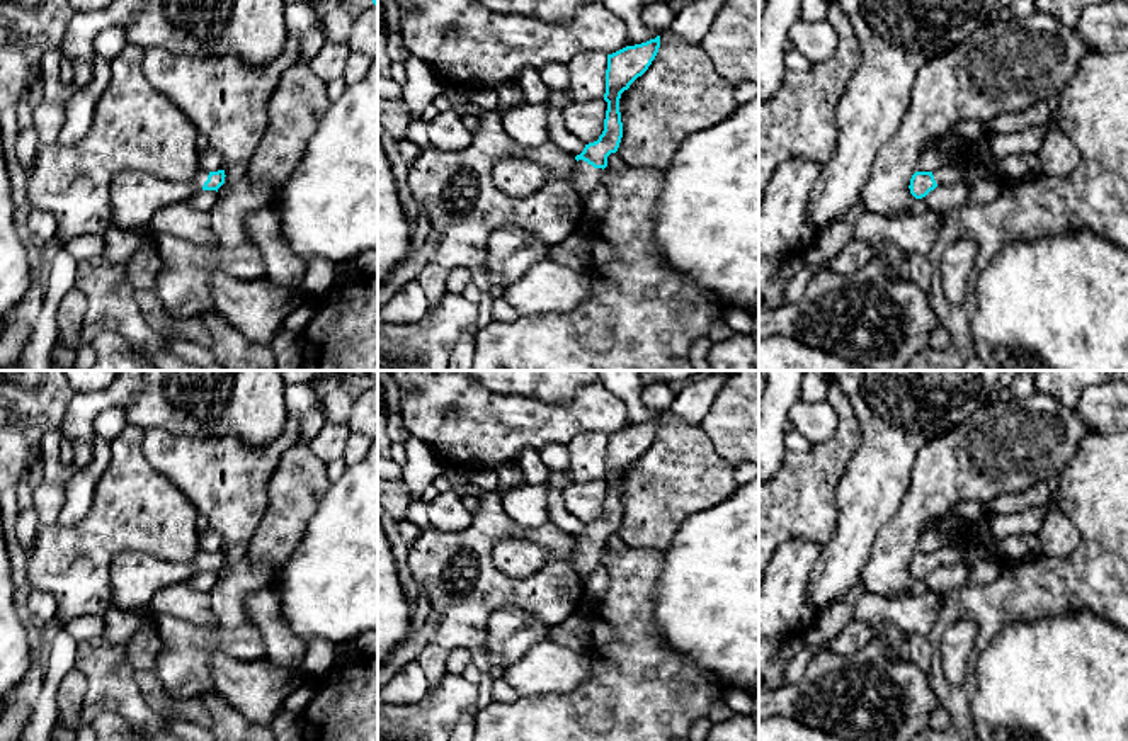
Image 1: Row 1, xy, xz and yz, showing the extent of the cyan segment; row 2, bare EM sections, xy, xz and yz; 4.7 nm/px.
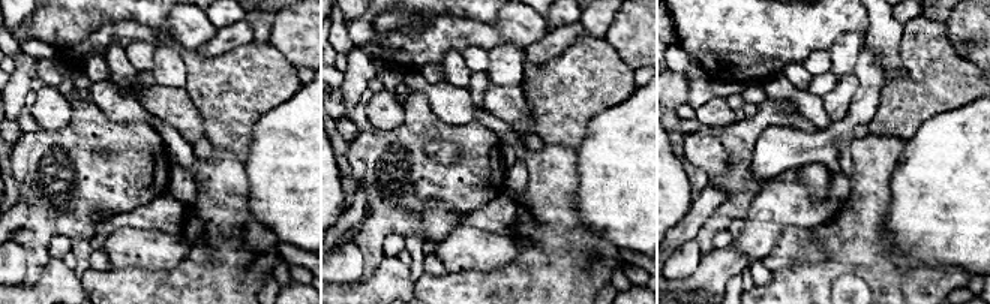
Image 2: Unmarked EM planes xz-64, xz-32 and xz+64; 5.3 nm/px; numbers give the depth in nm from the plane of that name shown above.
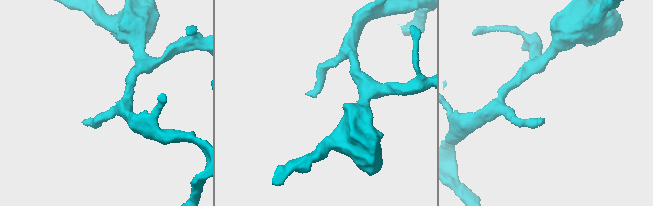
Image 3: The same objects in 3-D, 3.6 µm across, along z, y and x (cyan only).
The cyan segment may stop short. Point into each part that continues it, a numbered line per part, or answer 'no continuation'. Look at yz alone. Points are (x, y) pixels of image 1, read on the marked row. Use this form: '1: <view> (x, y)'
1: yz (950, 174)

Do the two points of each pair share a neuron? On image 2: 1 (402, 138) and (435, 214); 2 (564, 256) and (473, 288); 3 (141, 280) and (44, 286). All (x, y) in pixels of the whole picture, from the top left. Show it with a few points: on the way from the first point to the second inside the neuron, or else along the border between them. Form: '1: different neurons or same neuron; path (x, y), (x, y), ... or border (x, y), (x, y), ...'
1: different neurons; border (464, 211), (429, 202), (420, 237)
2: same neuron; path (542, 279), (533, 288), (495, 288)
3: different neurons; border (80, 279), (84, 288)

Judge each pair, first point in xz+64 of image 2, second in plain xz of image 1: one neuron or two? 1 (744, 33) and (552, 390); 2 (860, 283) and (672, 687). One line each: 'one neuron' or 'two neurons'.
1: two neurons
2: one neuron

